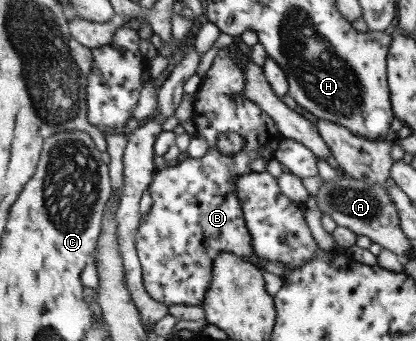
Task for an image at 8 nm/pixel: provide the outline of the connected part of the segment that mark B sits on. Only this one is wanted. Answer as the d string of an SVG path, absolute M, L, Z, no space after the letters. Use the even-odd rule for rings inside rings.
M234 42L228 47L219 50L218 53L216 53L216 57L214 58L210 68L204 74L200 90L197 92L195 98L195 114L193 117L198 128L196 133L201 133L206 137L206 139L208 139L208 145L210 145L208 154L200 160L190 159L190 157L187 157L185 160L181 159L178 163L169 164L168 167L163 170L157 170L156 174L154 174L152 185L148 188L150 195L152 195L154 205L150 212L150 216L142 216L142 223L140 223L140 231L138 231L136 245L144 269L145 289L153 299L156 299L156 301L166 306L187 305L202 307L202 304L206 301L206 294L208 294L210 284L212 284L215 260L221 255L221 253L233 253L234 255L246 260L254 260L257 257L257 251L253 244L253 235L250 234L249 226L246 225L245 213L242 208L241 199L238 196L238 192L236 192L236 185L238 185L238 177L242 177L244 173L266 172L266 166L268 163L272 160L277 160L277 151L280 149L280 145L282 145L282 140L285 140L287 137L284 137L281 129L277 126L277 121L274 121L274 118L270 117L269 113L266 113L260 105L254 103L254 101L245 96L246 76L243 70L243 65L239 63L239 57L241 55L242 53L238 50ZM232 132L239 133L246 140L246 145L244 145L244 149L242 149L238 155L224 155L224 153L220 153L220 149L218 149L219 139L221 139L223 133Z

